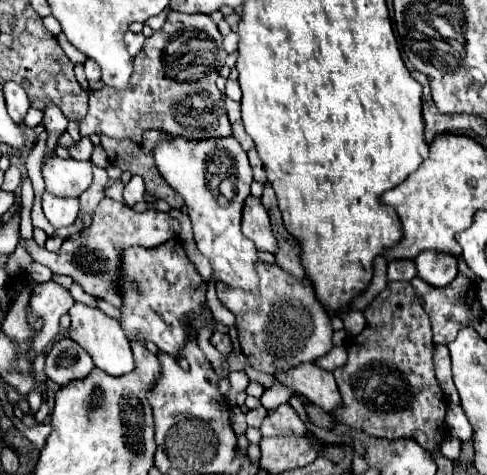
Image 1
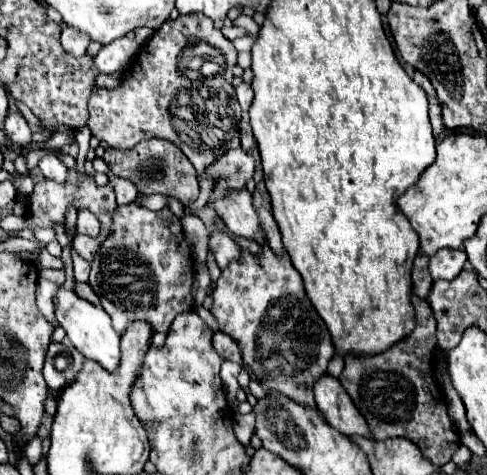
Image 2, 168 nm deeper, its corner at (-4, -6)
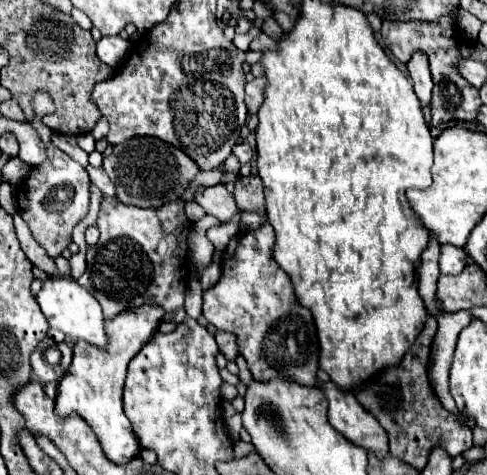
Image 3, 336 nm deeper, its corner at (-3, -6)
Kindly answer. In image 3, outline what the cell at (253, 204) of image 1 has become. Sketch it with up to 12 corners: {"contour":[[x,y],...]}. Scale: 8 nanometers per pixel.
{"contour":[[223,184],[199,186],[193,200],[227,222],[235,198]]}

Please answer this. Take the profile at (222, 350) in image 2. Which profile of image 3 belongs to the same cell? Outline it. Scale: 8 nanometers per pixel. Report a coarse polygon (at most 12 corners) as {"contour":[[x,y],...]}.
{"contour":[[217,330],[219,352],[227,360],[235,360],[239,352],[235,334]]}

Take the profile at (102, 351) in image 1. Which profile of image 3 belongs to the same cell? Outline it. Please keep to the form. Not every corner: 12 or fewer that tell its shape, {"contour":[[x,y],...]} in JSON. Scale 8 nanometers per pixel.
{"contour":[[51,276],[35,298],[51,328],[105,346],[103,310],[77,280]]}

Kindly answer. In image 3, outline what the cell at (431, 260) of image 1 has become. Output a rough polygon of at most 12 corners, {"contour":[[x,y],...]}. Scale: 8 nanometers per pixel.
{"contour":[[443,244],[441,274],[459,274],[467,264],[467,252]]}

